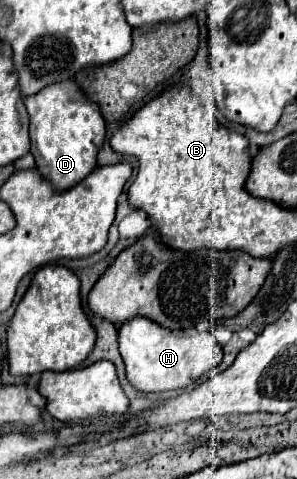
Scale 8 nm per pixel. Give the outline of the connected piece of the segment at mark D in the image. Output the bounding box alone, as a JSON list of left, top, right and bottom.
[25,81,105,191]

